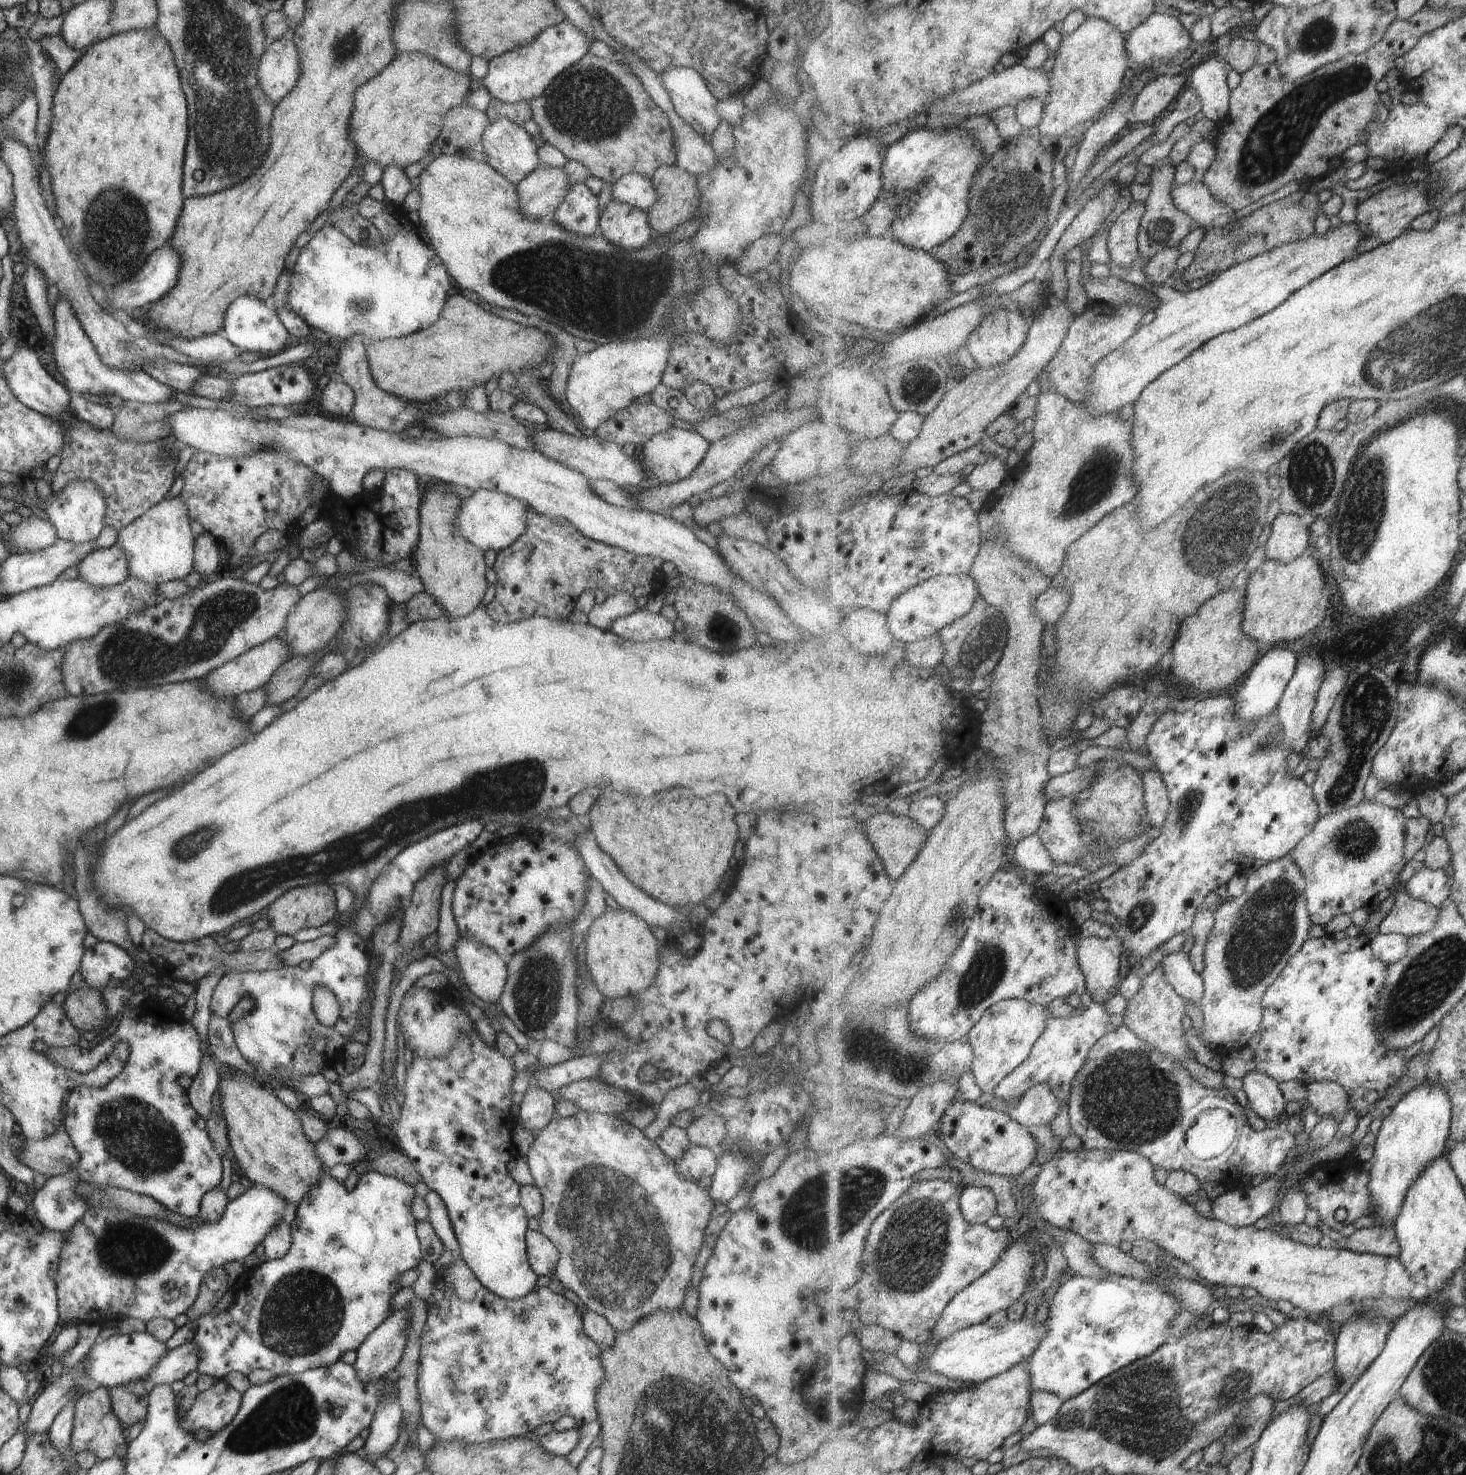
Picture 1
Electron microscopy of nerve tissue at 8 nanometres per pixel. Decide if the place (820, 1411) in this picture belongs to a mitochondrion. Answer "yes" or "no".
no

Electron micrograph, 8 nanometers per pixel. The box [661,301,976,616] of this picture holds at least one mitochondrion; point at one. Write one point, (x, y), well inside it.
(920, 387)

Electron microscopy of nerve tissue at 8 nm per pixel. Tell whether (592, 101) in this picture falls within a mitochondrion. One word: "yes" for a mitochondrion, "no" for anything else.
yes

